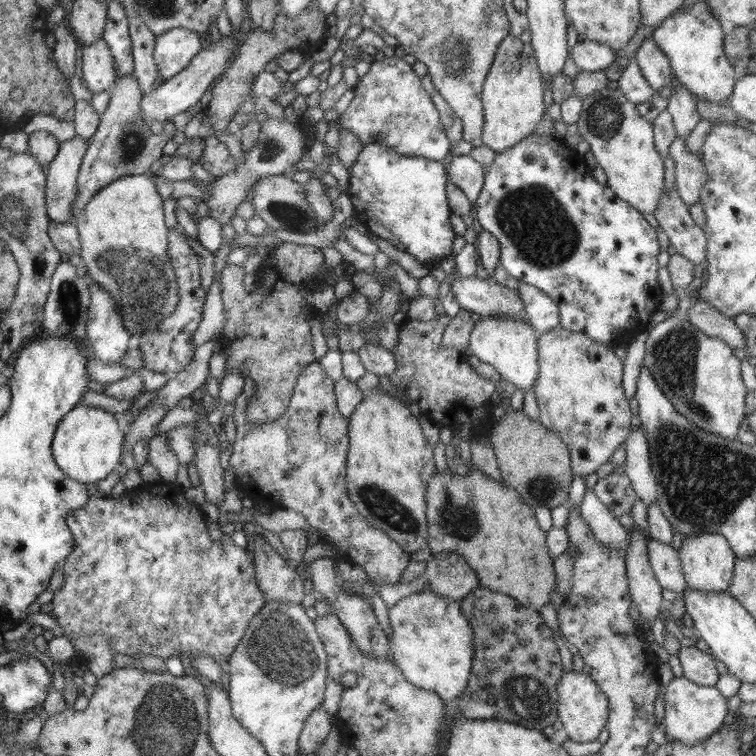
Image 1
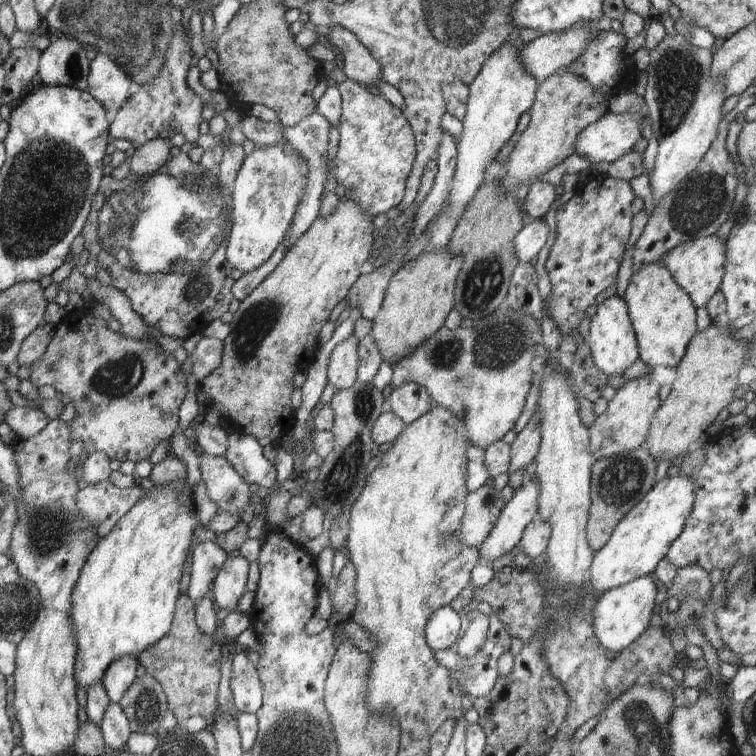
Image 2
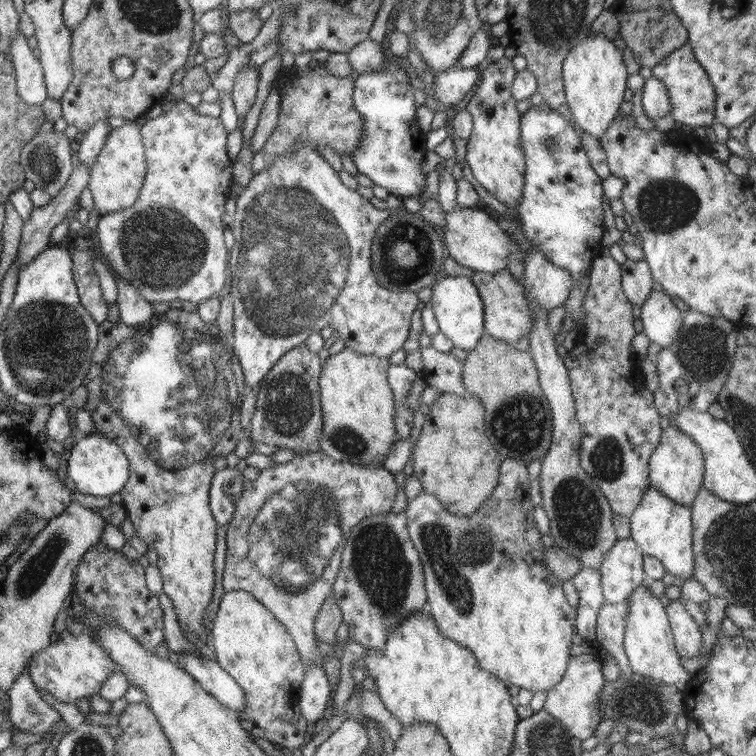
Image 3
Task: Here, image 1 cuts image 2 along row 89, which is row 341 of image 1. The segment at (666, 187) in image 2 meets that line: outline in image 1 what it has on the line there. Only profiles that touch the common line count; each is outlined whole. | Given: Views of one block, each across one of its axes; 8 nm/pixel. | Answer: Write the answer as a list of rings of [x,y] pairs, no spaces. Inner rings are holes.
[[[677,313],[666,319],[656,318],[648,330],[648,338],[645,342],[645,356],[643,366],[648,368],[652,378],[656,380],[658,388],[664,392],[668,400],[672,402],[676,412],[684,416],[700,430],[708,434],[716,434],[724,440],[737,438],[738,429],[742,419],[747,416],[746,394],[747,386],[740,375],[740,359],[738,359],[723,340],[706,336],[694,327],[688,316]]]

